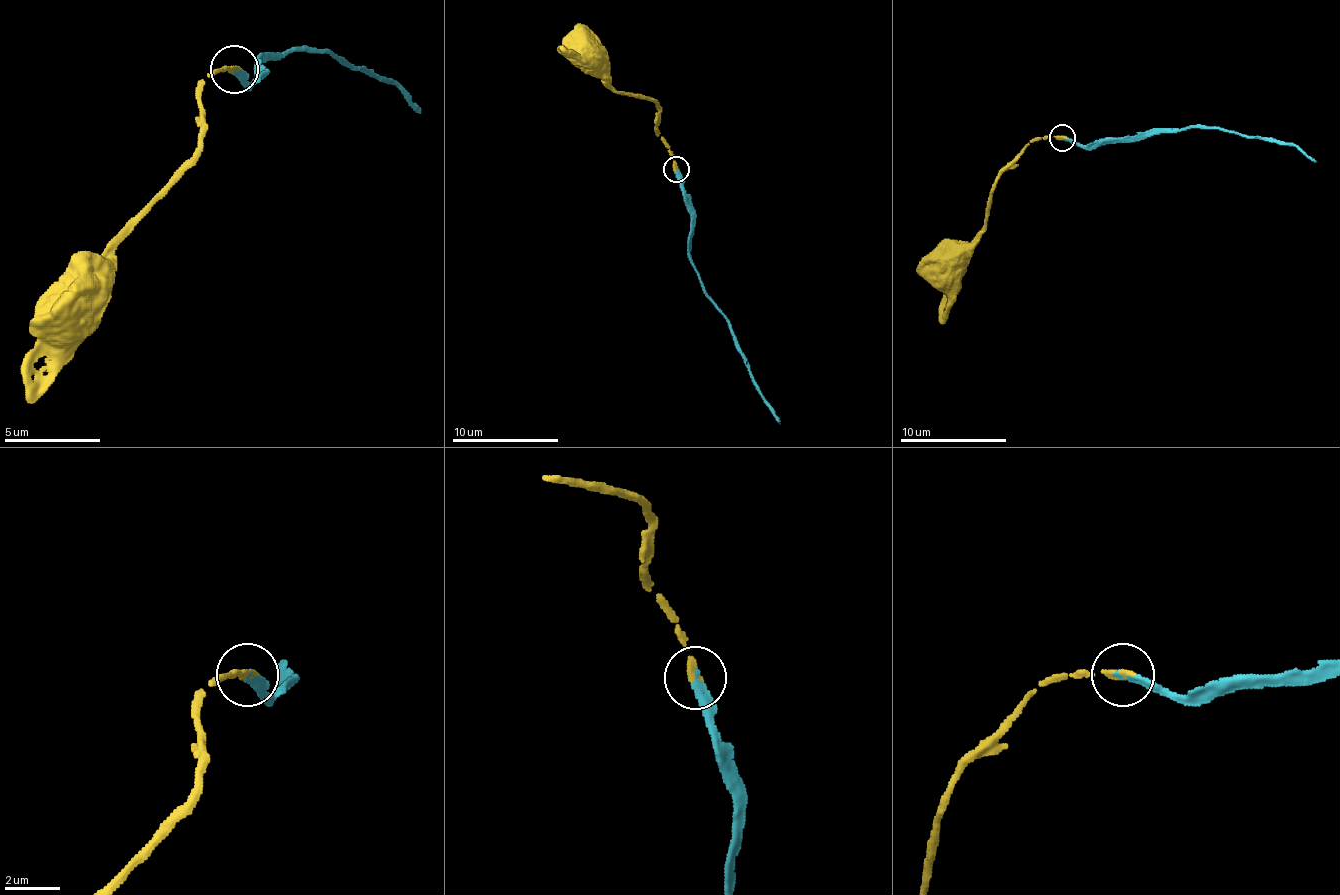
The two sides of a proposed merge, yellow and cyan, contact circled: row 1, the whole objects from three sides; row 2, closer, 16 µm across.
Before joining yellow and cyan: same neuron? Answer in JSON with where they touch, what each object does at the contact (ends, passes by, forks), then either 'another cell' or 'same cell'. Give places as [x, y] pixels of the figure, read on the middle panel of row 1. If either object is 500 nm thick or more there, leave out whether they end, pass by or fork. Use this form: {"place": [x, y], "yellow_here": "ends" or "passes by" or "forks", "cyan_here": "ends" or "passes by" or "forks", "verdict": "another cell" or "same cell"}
{"place": [676, 169], "yellow_here": "ends", "cyan_here": "ends", "verdict": "same cell"}

